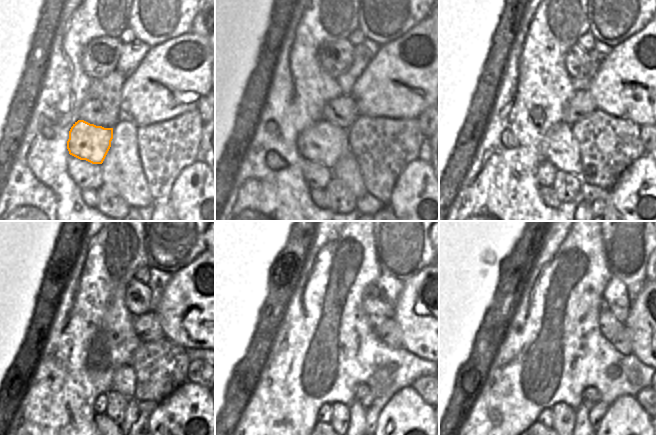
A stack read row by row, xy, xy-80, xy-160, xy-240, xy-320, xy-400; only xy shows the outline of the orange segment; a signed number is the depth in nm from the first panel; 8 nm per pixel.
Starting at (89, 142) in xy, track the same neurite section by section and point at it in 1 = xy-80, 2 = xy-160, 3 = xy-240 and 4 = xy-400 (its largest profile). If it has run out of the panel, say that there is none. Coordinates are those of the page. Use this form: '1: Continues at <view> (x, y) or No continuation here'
1: Continues at xy-80 (323, 142)
2: Continues at xy-160 (561, 148)
3: Continues at xy-240 (124, 379)
4: Continues at xy-400 (591, 394)

